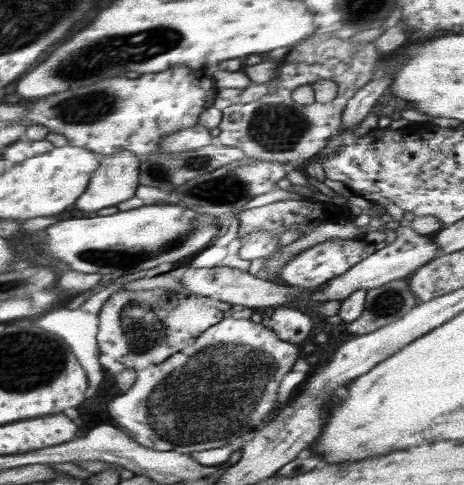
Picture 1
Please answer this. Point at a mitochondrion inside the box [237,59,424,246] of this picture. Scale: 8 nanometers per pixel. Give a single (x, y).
(276, 127)

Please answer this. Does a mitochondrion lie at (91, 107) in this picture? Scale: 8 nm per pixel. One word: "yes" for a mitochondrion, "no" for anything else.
yes

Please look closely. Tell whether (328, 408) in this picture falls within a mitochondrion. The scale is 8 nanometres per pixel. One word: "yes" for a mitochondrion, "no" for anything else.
no

